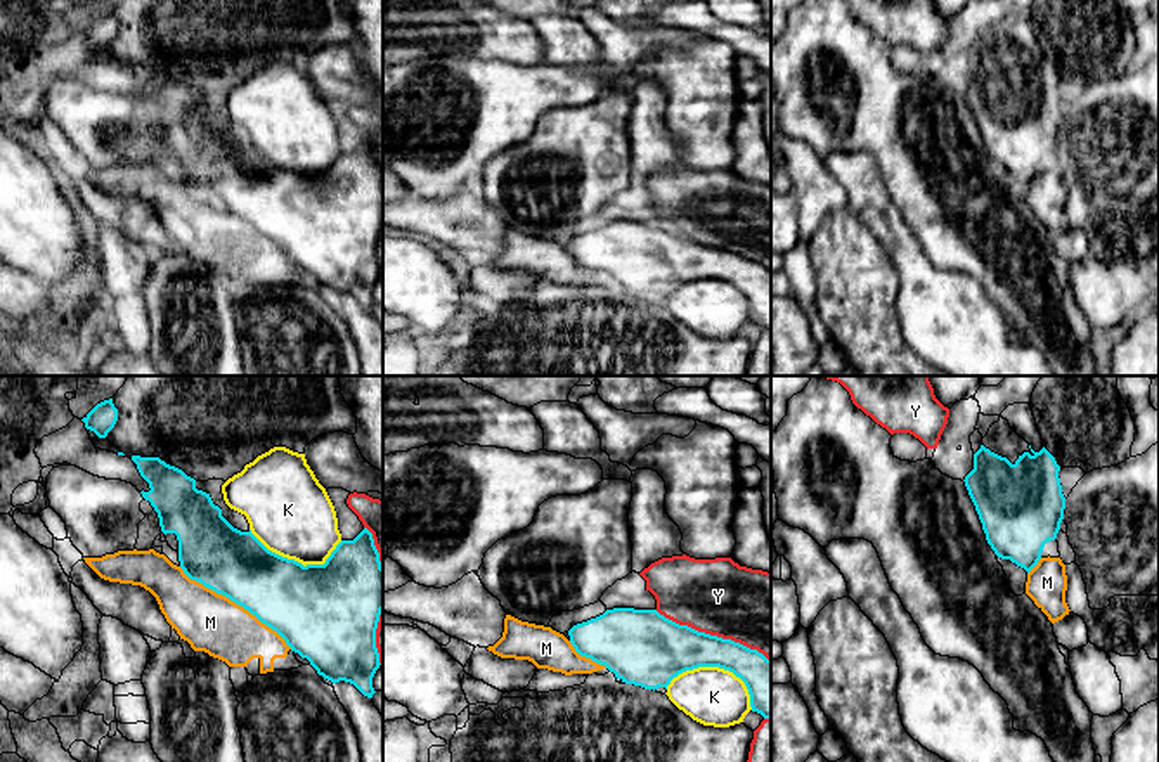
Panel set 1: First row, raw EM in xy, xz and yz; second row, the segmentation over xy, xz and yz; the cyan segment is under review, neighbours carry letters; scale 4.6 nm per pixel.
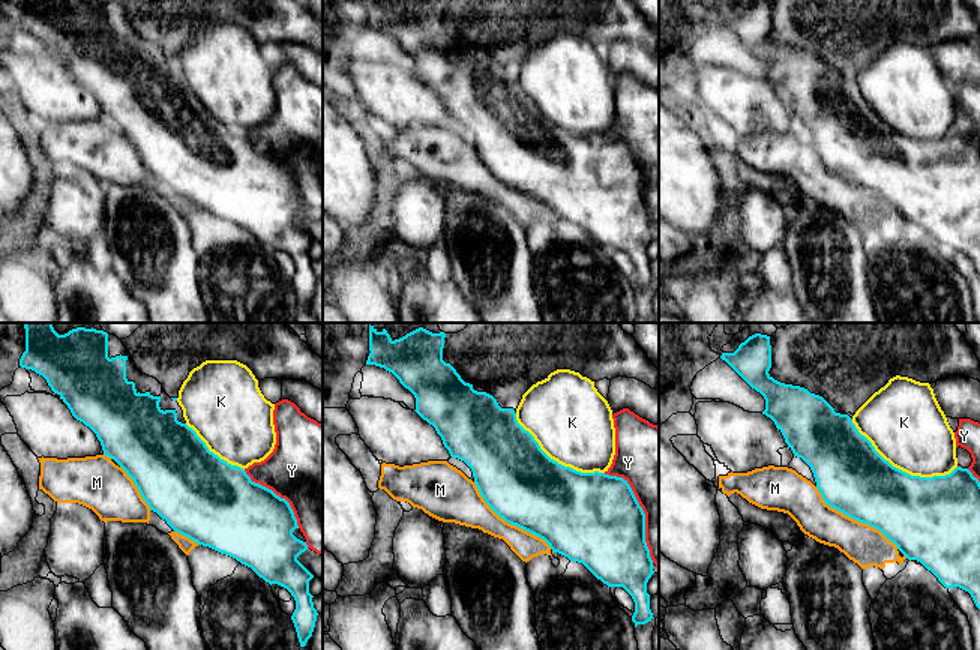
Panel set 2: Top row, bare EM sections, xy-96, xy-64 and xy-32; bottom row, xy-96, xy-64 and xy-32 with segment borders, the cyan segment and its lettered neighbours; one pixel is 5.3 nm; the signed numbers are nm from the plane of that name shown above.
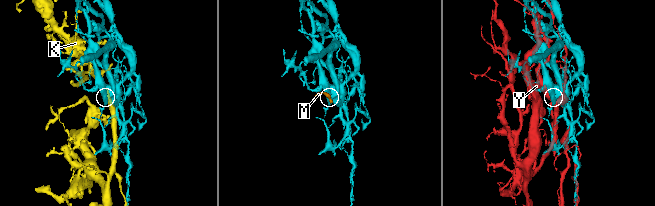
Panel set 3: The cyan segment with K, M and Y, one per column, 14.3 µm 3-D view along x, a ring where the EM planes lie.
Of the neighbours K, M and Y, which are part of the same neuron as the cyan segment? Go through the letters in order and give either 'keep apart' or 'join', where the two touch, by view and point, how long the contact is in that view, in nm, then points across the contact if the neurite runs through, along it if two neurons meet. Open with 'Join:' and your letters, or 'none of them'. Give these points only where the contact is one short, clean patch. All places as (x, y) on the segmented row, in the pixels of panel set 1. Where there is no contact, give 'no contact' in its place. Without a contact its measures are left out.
Join: none of them
K: keep apart | xz (718, 665) | 420 nm
M: keep apart | xy (236, 603) | 650 nm
Y: keep apart | xz (712, 636) | 600 nm

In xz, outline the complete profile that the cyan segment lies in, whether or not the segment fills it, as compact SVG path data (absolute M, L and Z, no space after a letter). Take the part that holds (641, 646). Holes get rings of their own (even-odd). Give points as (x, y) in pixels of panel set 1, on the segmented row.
M613 608L568 630L570 643L580 656L605 665L625 684L644 689L658 689L670 684L674 677L698 667L719 667L740 677L750 694L752 712L771 719L771 660L757 649L750 649L731 639L698 632L679 625L657 610Z

